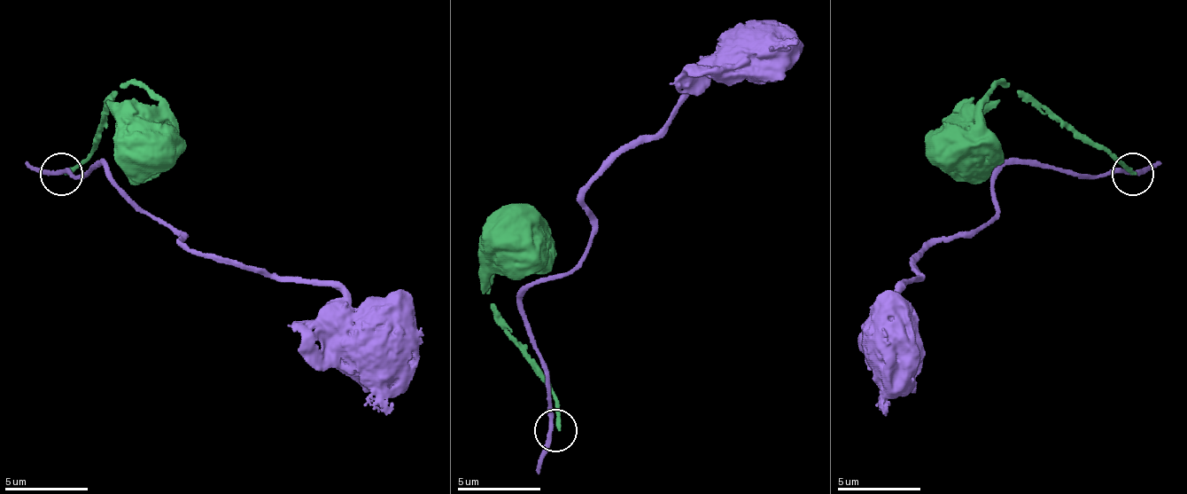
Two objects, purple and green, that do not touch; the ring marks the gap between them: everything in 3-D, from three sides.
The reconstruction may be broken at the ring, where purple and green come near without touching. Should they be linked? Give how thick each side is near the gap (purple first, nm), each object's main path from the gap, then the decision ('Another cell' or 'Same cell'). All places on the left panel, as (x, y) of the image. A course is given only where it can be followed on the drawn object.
Thickness 240 nm (purple) against 200 nm. Course of purple: (60, 175), (107, 163), (112, 184), (188, 231), (187, 244), (273, 278), (328, 282), (374, 328). Course of green: (64, 175), (96, 150), (113, 92), (129, 84), (164, 109), (164, 147), (143, 152). Another cell

